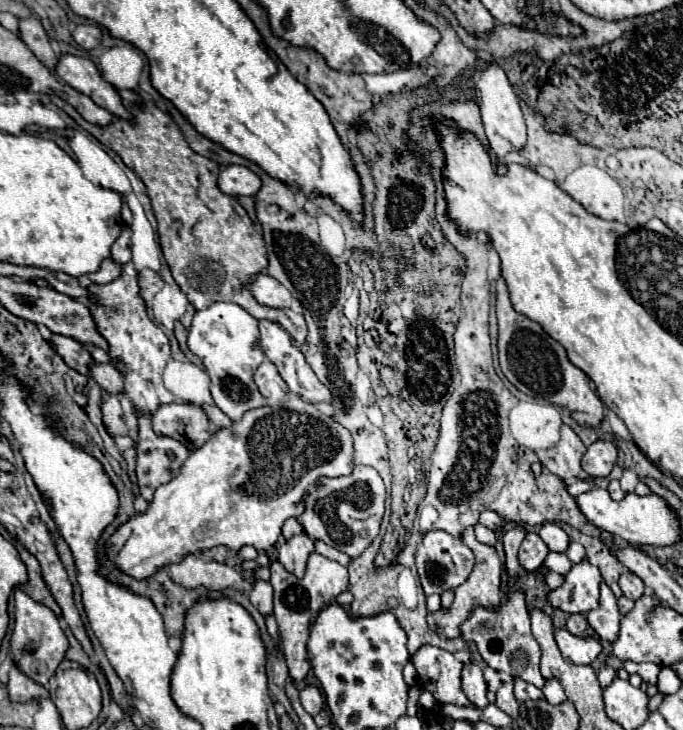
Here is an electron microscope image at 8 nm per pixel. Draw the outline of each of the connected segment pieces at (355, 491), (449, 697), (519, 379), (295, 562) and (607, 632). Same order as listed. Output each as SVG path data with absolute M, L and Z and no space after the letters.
M353 466L353 474L347 478L323 478L317 494L311 494L305 504L307 510L299 516L303 530L313 540L323 540L339 552L357 558L379 534L385 512L385 486L371 466Z
M423 646L411 662L417 668L423 688L429 690L439 704L473 706L461 690L459 662L451 652L435 646Z
M497 280L497 318L499 318L499 362L507 380L527 396L569 408L579 424L599 426L603 420L603 404L591 388L589 376L571 364L565 348L555 342L537 322L513 310L505 280Z
M301 532L281 544L277 558L291 574L297 574L297 578L301 578L301 574L305 572L305 562L311 552L313 552L313 540L305 532Z
M601 582L599 588L601 588L599 606L595 610L587 612L587 622L601 640L613 642L613 638L617 638L619 620L621 620L621 614L617 608L617 598L613 596L613 592L609 590L609 586L605 582Z

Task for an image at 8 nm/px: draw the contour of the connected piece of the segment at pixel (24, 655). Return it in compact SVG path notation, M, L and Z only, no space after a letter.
M15 590L15 628L11 636L11 652L13 652L13 658L17 658L17 666L21 666L21 670L25 670L29 678L47 686L59 662L65 658L67 648L69 648L69 642L55 612L49 610L45 604L35 602L23 590Z

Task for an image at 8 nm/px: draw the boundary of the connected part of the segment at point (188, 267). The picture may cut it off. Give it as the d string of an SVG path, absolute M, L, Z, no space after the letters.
M117 90L117 94L121 96L127 112L131 112L131 120L115 116L115 120L111 120L107 126L89 124L63 100L57 104L101 144L115 150L123 162L145 182L159 224L163 256L187 300L195 310L203 310L213 302L239 304L257 320L269 318L279 322L293 340L303 344L307 336L305 318L293 310L265 308L257 304L245 286L249 278L259 274L267 264L265 244L261 242L261 232L253 228L251 218L237 198L219 190L219 164L193 152L173 118L161 112L151 100L145 100L135 90Z

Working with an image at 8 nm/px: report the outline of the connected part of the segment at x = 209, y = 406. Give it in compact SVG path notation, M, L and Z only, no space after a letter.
M209 400L209 402L203 402L201 406L203 406L203 410L209 414L209 418L211 418L211 422L213 422L215 426L219 426L219 428L221 428L221 426L223 426L223 428L225 428L225 426L231 426L231 420L229 420L211 400Z

